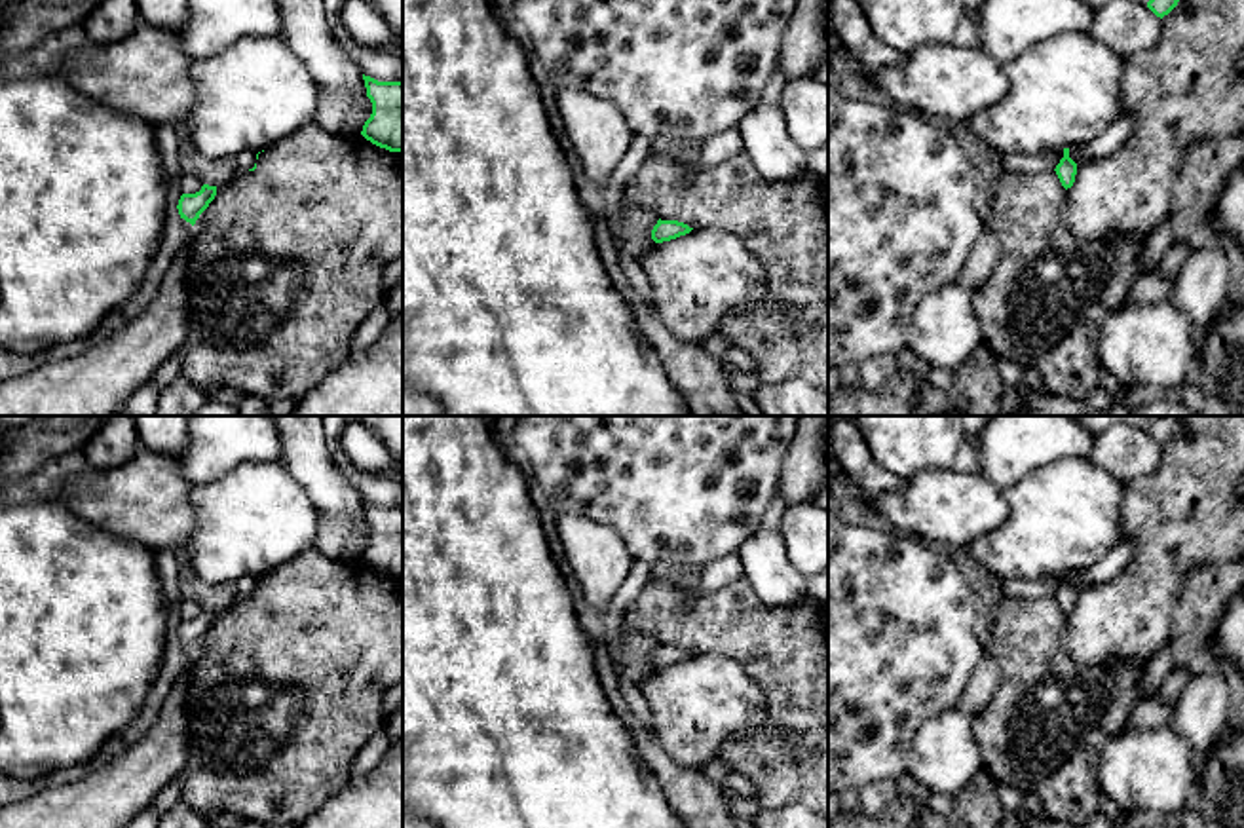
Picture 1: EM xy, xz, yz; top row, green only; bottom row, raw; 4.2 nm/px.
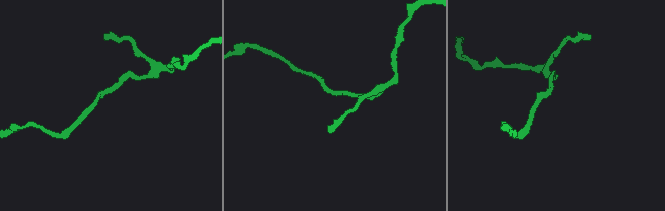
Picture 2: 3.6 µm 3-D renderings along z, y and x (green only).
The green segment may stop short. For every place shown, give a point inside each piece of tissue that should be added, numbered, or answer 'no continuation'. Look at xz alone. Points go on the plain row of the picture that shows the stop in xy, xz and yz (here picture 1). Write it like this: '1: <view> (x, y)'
no continuation

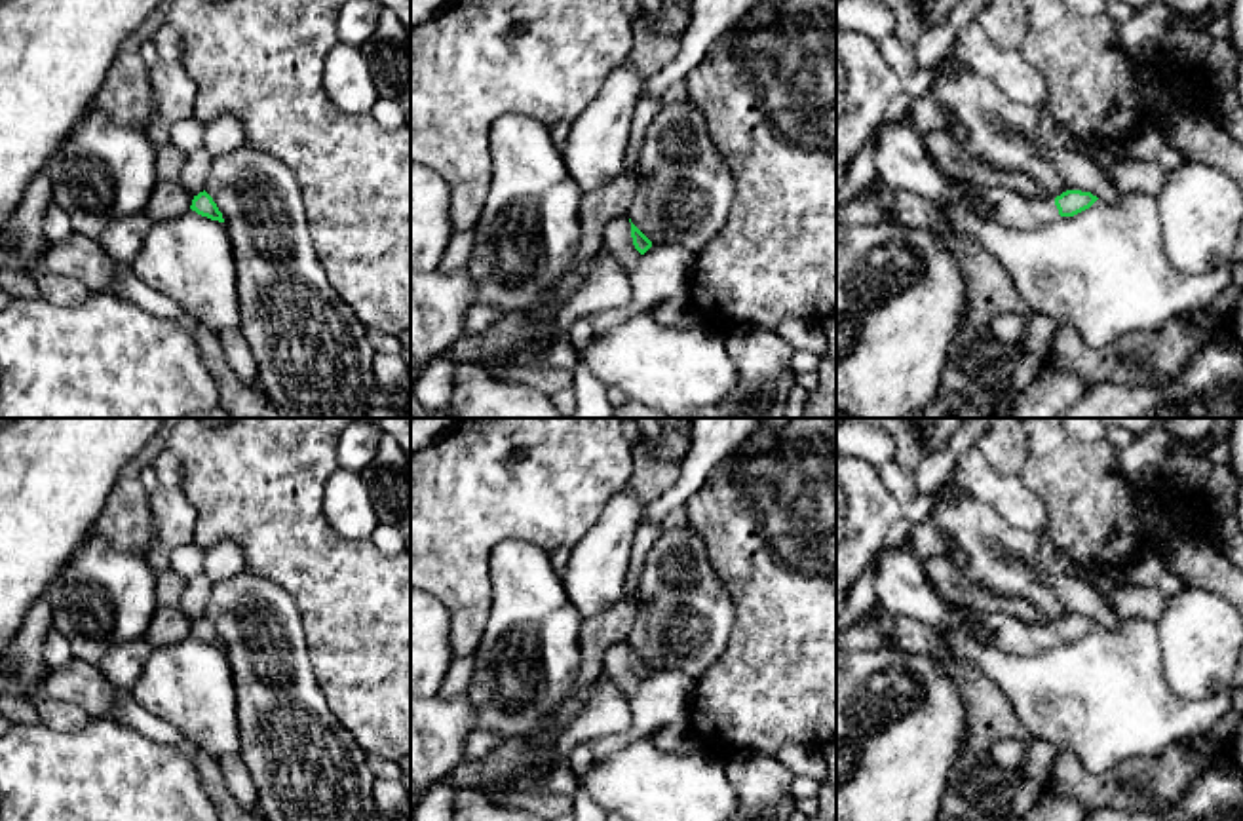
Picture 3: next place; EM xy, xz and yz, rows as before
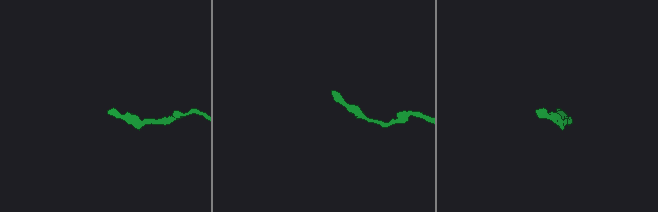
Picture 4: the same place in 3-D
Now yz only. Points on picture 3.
1: yz (1002, 631)

